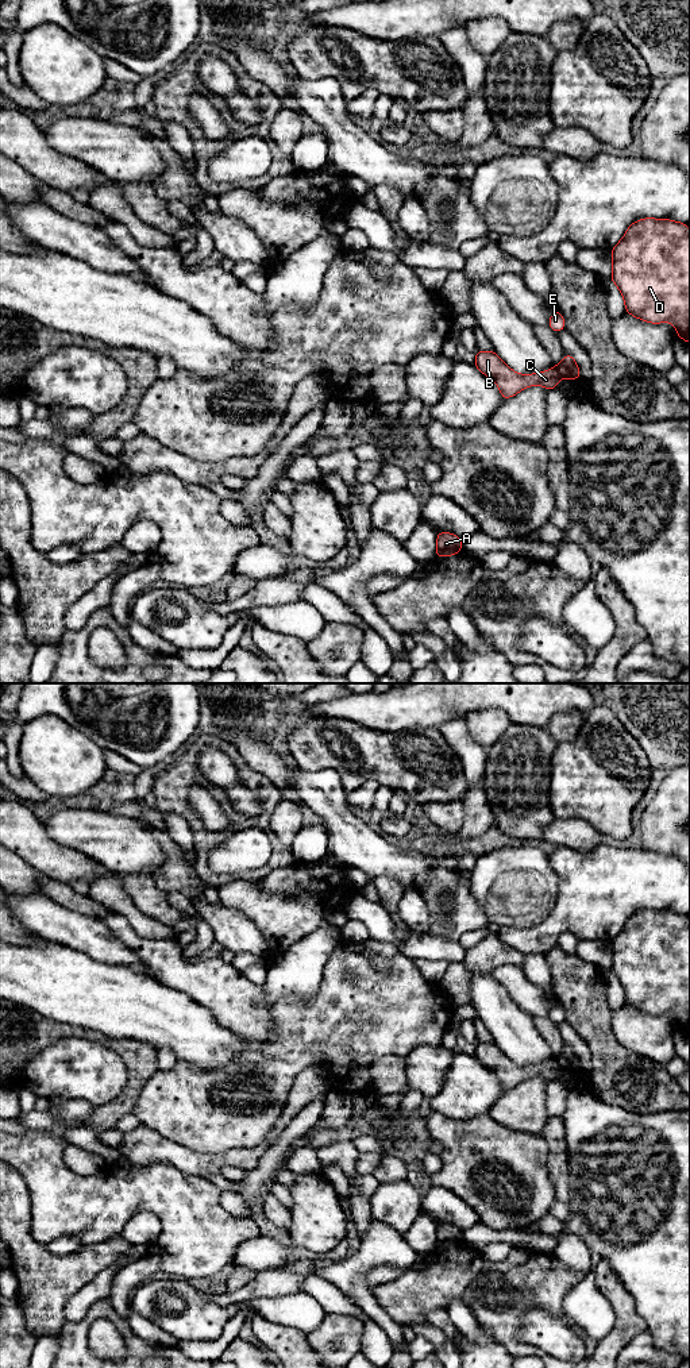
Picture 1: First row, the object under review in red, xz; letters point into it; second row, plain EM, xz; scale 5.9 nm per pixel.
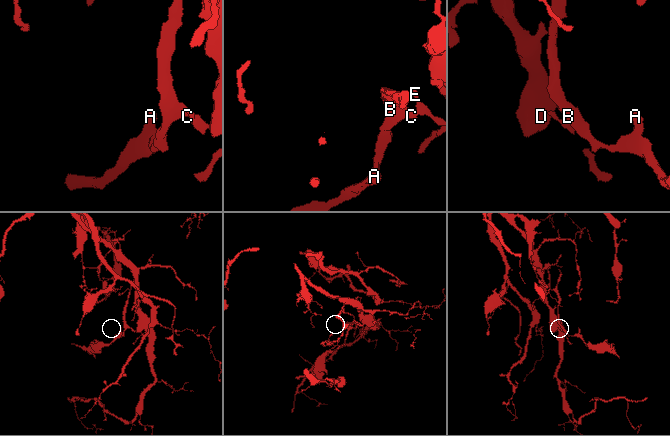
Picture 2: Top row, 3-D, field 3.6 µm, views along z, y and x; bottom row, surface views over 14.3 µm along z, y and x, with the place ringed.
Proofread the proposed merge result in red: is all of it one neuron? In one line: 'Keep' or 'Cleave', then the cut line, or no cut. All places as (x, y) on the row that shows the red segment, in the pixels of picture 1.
Cleave. Split along xz (555, 366), (561, 377)

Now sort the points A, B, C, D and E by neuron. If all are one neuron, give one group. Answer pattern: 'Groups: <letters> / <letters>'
Groups: A B C / D E

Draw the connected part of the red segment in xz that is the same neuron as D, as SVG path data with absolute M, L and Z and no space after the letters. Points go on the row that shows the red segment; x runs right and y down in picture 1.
M645 217L632 223L610 251L610 280L620 289L627 313L647 323L672 323L678 338L690 343L690 230L687 224Z

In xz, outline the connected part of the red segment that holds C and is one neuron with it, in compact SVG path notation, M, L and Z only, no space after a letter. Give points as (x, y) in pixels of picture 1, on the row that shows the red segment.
M494 350L477 351L474 365L481 373L497 384L504 400L532 385L541 385L547 390L555 389L560 379L556 366L541 373L519 374L509 369Z

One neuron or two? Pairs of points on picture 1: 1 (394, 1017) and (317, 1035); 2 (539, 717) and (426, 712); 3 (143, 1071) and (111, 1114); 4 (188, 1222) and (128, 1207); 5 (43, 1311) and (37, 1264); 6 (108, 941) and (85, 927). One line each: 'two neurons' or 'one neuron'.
1: one neuron
2: one neuron
3: one neuron
4: one neuron
5: one neuron
6: one neuron

